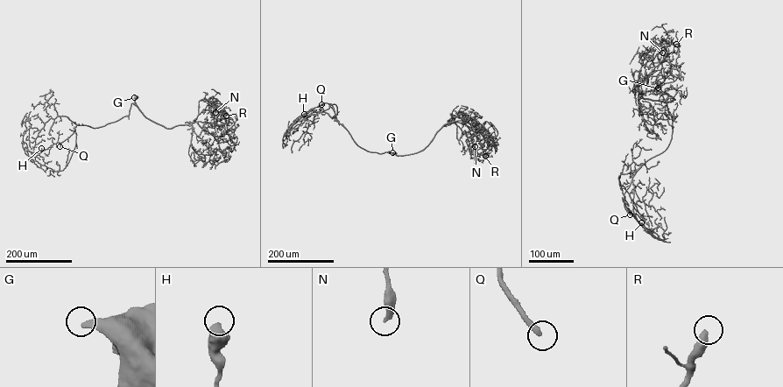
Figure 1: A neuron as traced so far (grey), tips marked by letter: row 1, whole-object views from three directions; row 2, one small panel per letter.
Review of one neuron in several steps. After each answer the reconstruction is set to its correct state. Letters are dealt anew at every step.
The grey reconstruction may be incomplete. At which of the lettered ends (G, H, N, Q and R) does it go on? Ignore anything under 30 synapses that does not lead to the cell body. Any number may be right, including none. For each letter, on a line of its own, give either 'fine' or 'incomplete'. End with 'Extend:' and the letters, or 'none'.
G: fine
H: fine
N: fine
Q: incomplete
R: incomplete
Extend: Q, R

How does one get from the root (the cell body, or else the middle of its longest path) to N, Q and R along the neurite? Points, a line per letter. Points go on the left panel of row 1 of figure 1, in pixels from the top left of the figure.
N: (136, 97), (136, 104), (146, 117), (167, 128), (191, 123), (203, 109), (212, 112), (215, 109), (215, 112)
Q: (136, 97), (137, 107), (131, 103), (128, 116), (95, 128), (76, 125), (59, 146)
R: (136, 97), (136, 104), (146, 117), (167, 128), (198, 122), (211, 123), (226, 116)

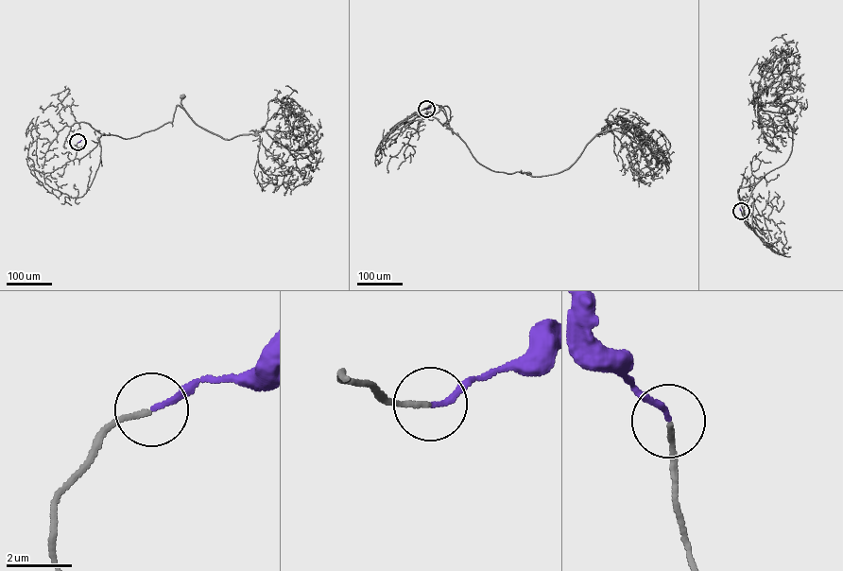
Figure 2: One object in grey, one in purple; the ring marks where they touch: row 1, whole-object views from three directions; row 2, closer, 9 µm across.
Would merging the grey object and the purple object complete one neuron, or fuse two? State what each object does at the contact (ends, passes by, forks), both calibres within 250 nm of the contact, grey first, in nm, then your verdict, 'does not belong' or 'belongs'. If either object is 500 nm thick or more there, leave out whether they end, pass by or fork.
grey ends | purple ends | 160/160 nm | belongs

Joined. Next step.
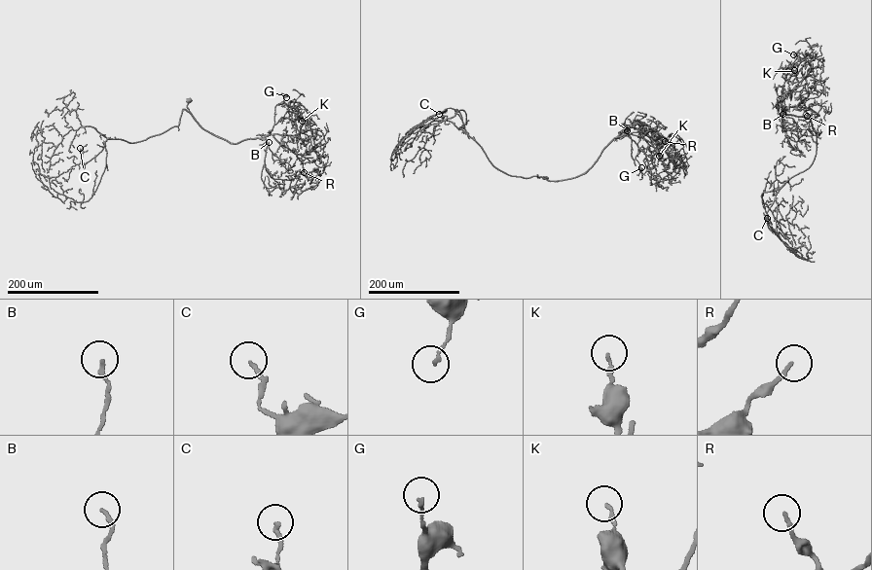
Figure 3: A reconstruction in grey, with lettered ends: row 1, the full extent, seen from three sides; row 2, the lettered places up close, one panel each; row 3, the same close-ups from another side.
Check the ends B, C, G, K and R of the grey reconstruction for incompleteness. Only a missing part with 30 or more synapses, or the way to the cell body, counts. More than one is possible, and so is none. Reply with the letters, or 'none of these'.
none of these

